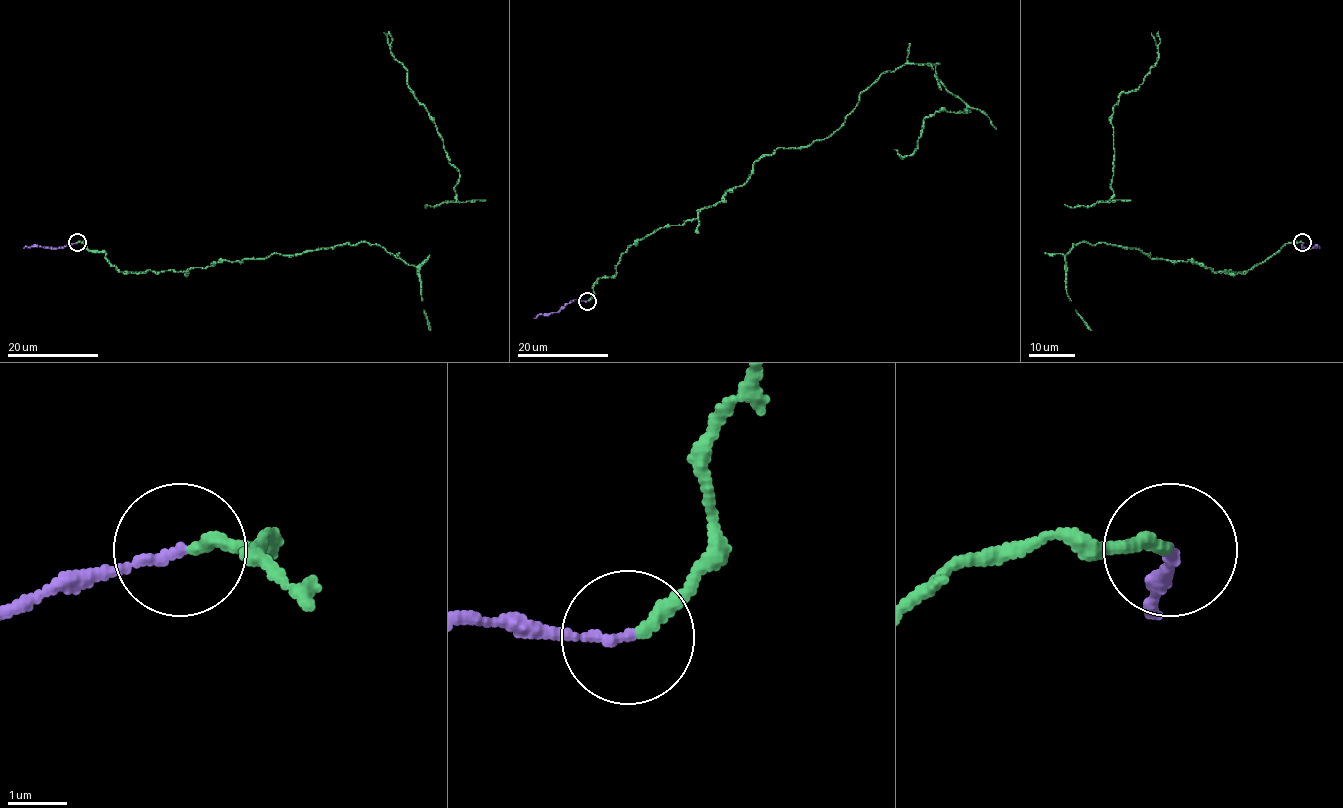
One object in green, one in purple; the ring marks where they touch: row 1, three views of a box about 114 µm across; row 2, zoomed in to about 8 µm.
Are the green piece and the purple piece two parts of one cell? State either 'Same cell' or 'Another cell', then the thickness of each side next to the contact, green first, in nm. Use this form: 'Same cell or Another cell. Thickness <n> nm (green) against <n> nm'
Same cell. Thickness 220 nm (green) against 160 nm

